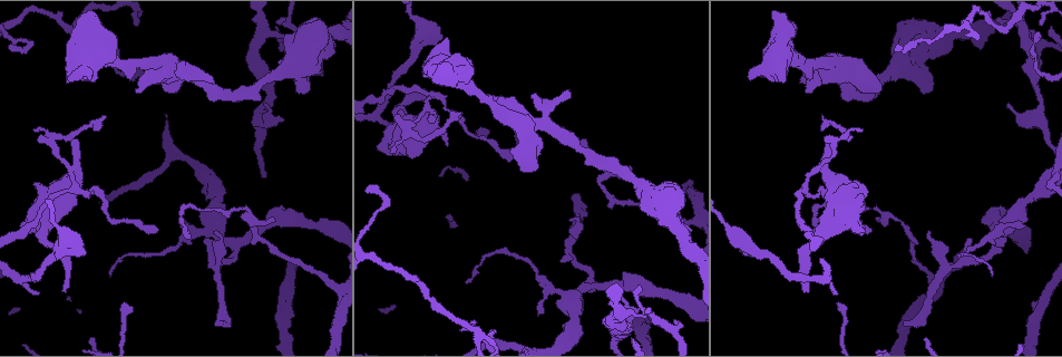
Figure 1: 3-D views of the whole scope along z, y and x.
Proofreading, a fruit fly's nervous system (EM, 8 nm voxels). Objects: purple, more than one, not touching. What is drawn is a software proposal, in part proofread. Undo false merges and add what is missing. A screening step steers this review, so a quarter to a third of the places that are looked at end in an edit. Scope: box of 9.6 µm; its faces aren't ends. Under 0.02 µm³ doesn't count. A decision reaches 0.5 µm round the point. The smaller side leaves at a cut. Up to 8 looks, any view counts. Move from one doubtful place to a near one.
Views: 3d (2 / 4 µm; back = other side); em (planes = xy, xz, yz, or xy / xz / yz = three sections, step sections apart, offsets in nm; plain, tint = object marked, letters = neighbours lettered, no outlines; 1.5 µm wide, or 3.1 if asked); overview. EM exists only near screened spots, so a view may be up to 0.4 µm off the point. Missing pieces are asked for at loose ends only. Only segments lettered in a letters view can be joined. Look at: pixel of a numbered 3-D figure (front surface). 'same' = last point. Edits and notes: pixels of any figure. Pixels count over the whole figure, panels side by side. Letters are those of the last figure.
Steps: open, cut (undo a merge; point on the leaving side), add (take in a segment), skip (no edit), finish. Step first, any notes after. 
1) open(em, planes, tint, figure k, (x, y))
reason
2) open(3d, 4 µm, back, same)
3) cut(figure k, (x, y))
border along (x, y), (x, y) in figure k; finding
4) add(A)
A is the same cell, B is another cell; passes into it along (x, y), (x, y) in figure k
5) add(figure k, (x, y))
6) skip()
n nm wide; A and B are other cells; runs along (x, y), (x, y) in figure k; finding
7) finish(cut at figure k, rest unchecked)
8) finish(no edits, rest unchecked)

open(3d, 4 µm, figure 1, (136, 89))
thick end

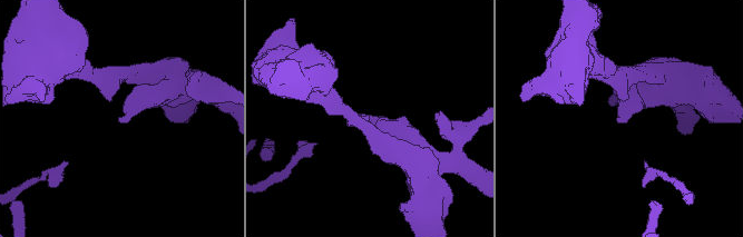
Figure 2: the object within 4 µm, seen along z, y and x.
open(em, planes, letters, figure 2, (120, 118))
shape alone is not enough

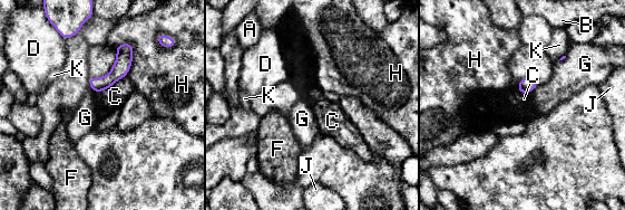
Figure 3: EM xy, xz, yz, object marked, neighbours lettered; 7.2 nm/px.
skip()
A, B, C, D, F, G, H, J and K are other cells; none of them fits

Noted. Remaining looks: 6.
open(em, planes, letters, figure 1, (861, 131))
branch stops here

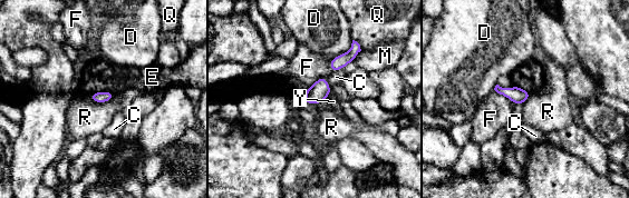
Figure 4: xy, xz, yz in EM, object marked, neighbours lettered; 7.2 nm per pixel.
skip()
90 nm wide; C, D, E, F, M, Q, R and Y are other cells; no lettered segment goes on from it

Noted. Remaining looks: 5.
open(em, planes, letters, figure 1, (221, 321))
free end

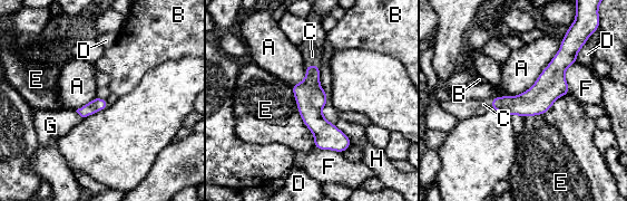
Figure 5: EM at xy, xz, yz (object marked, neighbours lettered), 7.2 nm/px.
add(figure 5, (312, 56))
A touches over 550 nm; C is the same cell, A, B, D, E, F, G and H are other cells; it goes on there

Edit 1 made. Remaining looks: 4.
finish(add at figure 5, rest unchecked)

